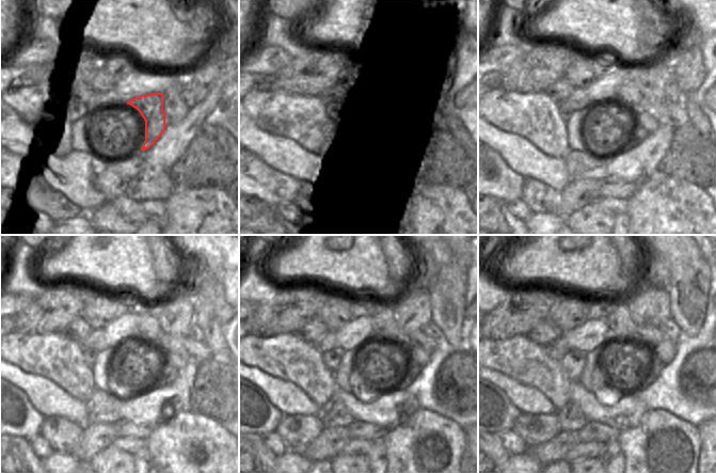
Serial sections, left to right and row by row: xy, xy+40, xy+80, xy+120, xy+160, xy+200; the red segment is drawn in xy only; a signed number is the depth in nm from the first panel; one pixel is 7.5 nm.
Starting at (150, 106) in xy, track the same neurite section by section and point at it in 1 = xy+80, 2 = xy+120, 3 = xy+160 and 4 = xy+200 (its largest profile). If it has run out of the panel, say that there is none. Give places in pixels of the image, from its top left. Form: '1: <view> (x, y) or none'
1: xy+80 (629, 94)
2: xy+120 (149, 330)
3: xy+160 (384, 326)
4: xy+200 (619, 320)

